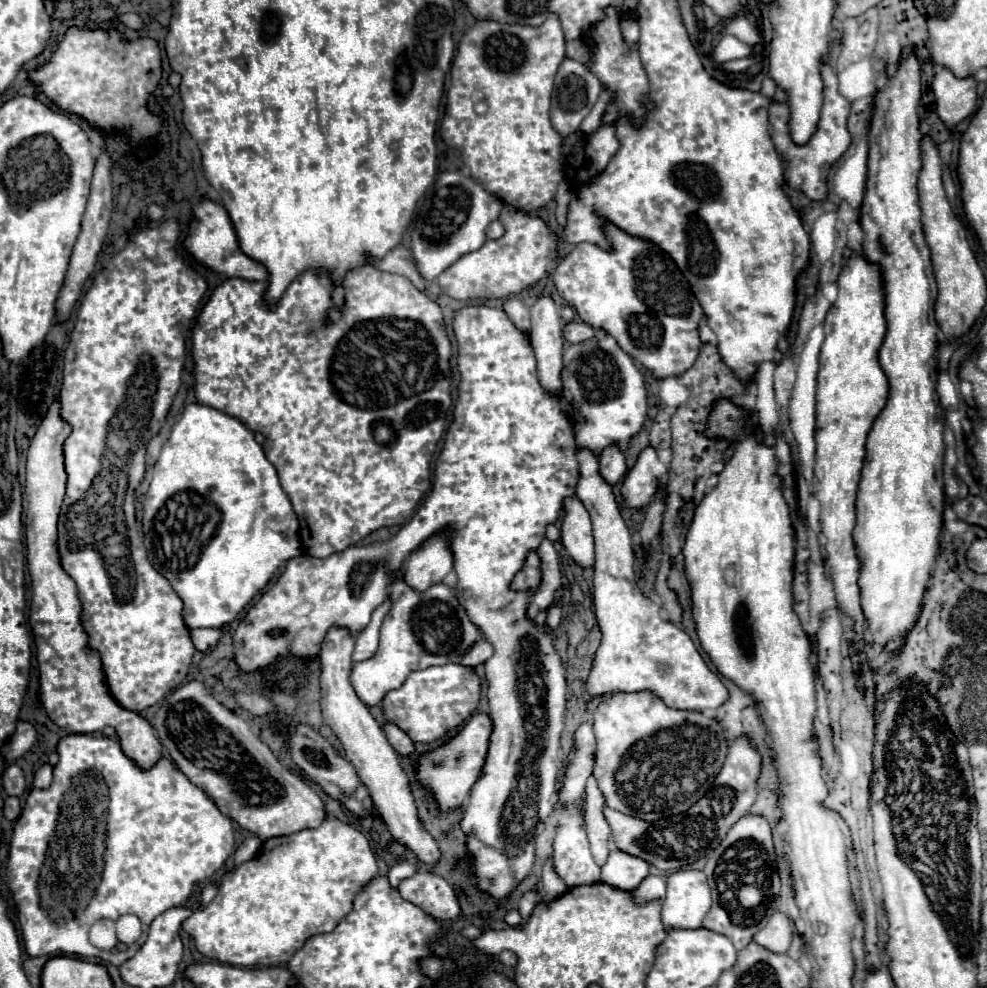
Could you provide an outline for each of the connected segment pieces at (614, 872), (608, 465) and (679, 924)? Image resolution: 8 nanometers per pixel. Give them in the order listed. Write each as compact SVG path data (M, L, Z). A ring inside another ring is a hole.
M612 848L604 866L604 882L620 890L632 890L648 876L648 868L650 864L646 864L646 860Z
M610 444L600 454L600 472L608 484L616 484L624 476L626 472L624 452L616 444Z
M676 870L668 874L666 898L662 902L662 922L670 928L700 928L702 918L710 910L710 886L702 870Z

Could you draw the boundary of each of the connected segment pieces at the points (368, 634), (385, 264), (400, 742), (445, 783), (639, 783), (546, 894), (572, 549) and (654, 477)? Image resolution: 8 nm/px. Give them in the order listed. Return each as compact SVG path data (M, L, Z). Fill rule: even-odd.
M390 602L380 604L372 612L370 624L356 636L356 648L354 648L354 656L352 656L354 662L362 662L362 660L368 660L370 656L374 656L374 652L378 648L378 632L380 632L382 620L384 620L388 610L390 610Z
M396 246L382 260L372 260L370 258L370 264L384 270L384 272L394 272L394 274L406 276L418 290L426 288L426 280L420 276L420 272L418 272L418 268L414 264L412 252L408 248L404 248L404 246Z
M386 724L386 726L384 726L384 732L386 732L386 738L388 738L388 742L394 746L396 752L400 752L402 756L408 756L408 754L414 752L412 740L410 740L400 728L396 728L394 724Z
M476 712L470 716L470 720L462 726L462 730L446 740L442 746L428 750L420 754L412 764L410 770L414 772L416 786L422 788L434 802L440 812L452 812L462 806L462 802L468 798L470 790L478 782L484 770L486 754L488 754L488 742L490 734L494 730L492 718L488 712Z
M650 690L616 692L608 696L594 712L594 734L598 740L594 776L606 804L626 816L646 822L656 822L660 818L686 812L712 788L722 768L728 752L728 740L722 732L724 730L714 718L706 718L704 714L692 710L668 708Z
M550 856L550 858L546 858L544 868L542 868L542 904L546 904L546 906L552 904L564 892L568 892L568 886L556 874L554 864L552 864L552 856Z
M576 496L564 498L564 516L562 516L562 544L566 552L576 560L576 564L590 568L594 564L594 538L592 538L592 520L584 504Z
M652 446L644 448L638 456L636 466L628 472L622 494L626 498L628 506L644 506L658 488L658 478L668 472L668 466L658 460L658 454Z

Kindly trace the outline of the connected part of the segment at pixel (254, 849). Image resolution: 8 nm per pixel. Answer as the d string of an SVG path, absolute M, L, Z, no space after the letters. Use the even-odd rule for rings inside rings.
M256 836L246 838L246 840L238 846L238 850L236 850L236 854L234 854L232 870L236 870L238 866L242 866L244 862L252 860L252 858L258 854L258 848L260 848L260 846L262 846L262 840L260 840L260 838L256 838Z

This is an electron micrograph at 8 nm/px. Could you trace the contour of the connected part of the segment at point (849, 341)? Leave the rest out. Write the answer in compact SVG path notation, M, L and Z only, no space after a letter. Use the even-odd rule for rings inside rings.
M862 254L850 256L848 266L842 270L838 278L838 298L832 304L826 320L824 320L824 344L820 348L820 370L818 370L818 386L816 386L816 466L814 466L814 496L820 502L820 524L822 534L826 536L826 566L830 570L830 578L834 584L834 594L838 600L838 610L852 618L854 632L858 640L850 642L850 658L854 664L856 674L856 688L862 694L872 692L874 688L868 688L866 684L866 668L870 662L870 642L866 640L866 618L860 608L860 586L858 586L858 574L862 568L862 562L858 558L858 550L852 538L852 530L856 524L856 490L860 482L860 470L864 464L864 444L868 430L874 422L874 418L880 414L880 410L886 404L888 398L888 378L884 370L878 364L878 348L882 346L884 334L886 334L886 320L884 320L884 292L882 292L882 280L878 266L868 264Z

